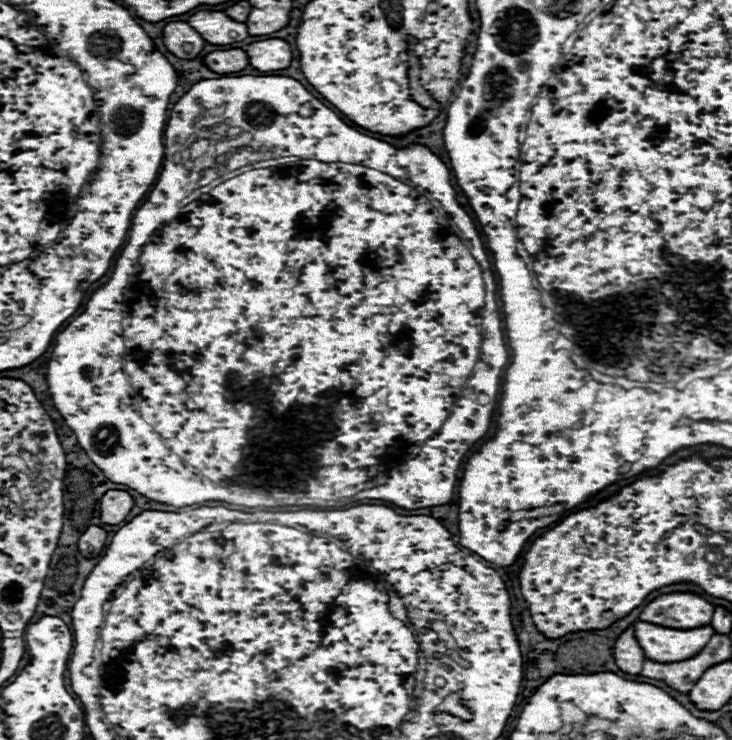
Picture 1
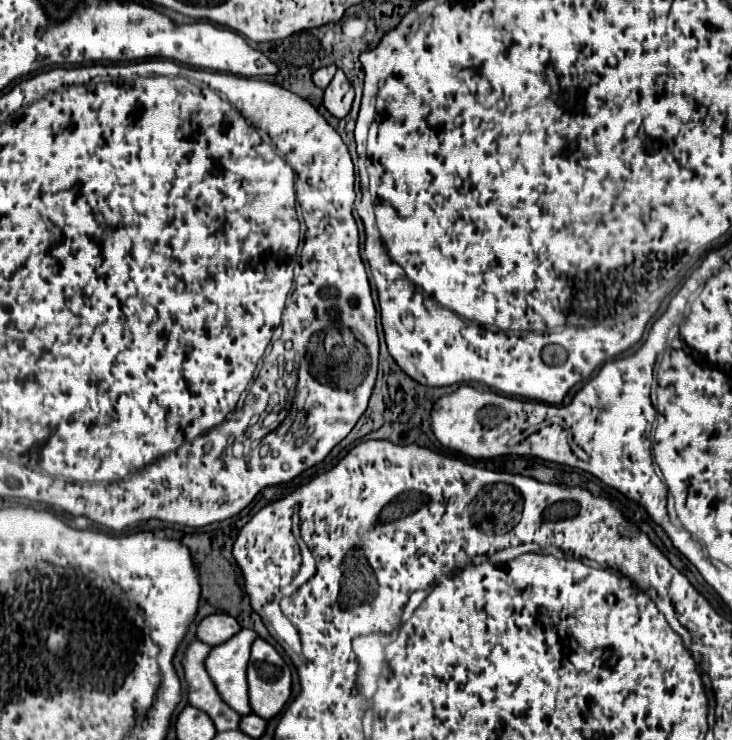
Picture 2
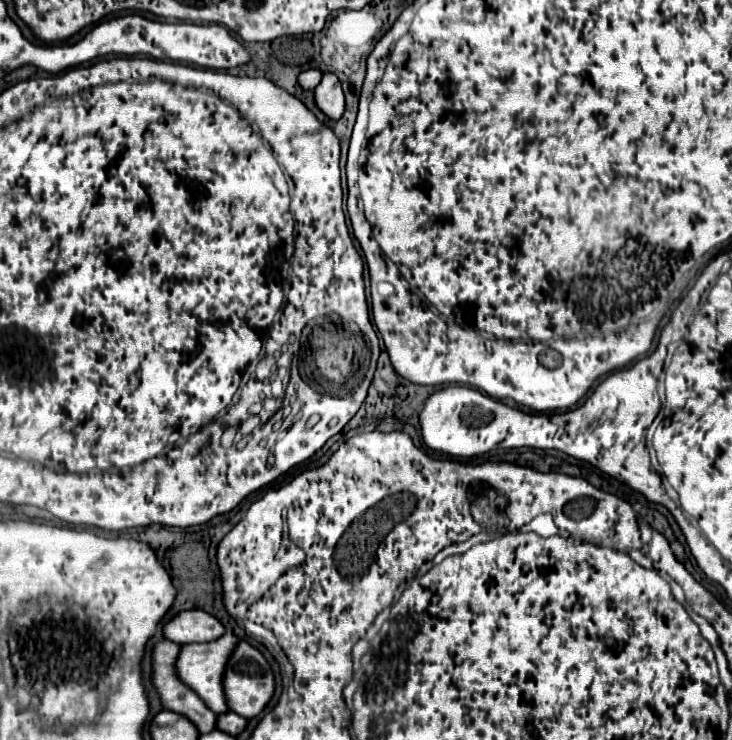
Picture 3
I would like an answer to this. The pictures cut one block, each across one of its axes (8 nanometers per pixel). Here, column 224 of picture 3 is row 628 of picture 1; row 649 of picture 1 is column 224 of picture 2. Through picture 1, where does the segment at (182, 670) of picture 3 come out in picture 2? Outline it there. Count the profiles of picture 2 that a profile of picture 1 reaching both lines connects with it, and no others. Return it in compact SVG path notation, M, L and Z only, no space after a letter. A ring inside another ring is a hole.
M240 630L238 634L234 634L228 642L222 642L218 646L214 646L208 654L208 658L204 660L204 668L208 670L208 676L212 678L220 698L238 714L250 714L250 704L248 704L248 684L246 684L246 666L248 666L248 658L250 658L250 646L256 640L256 632L254 630Z

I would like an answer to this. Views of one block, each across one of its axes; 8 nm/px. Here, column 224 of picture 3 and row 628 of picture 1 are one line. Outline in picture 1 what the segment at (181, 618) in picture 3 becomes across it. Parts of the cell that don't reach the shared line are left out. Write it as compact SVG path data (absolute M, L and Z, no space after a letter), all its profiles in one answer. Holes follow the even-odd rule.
M628 628L618 640L616 640L616 646L614 646L614 660L616 660L616 666L624 672L624 674L630 674L630 676L636 676L640 674L642 670L642 664L644 664L644 652L642 648L638 646L636 638L634 638L634 630Z

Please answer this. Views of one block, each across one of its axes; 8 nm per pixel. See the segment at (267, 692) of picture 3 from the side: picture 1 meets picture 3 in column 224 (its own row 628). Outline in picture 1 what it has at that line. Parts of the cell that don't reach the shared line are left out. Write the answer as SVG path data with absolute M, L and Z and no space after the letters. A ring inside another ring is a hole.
M666 594L650 602L640 614L642 622L660 624L664 628L690 630L710 624L714 606L696 594Z

